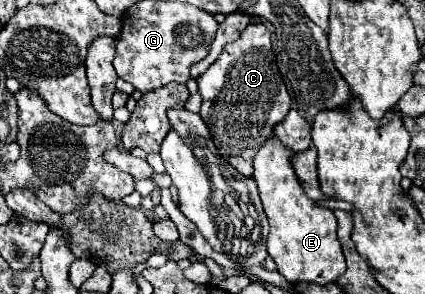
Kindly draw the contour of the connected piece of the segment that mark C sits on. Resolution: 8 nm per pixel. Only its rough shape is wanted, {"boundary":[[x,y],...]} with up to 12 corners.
{"boundary":[[250,23],[196,81],[220,155],[252,177],[290,111],[268,29]]}

